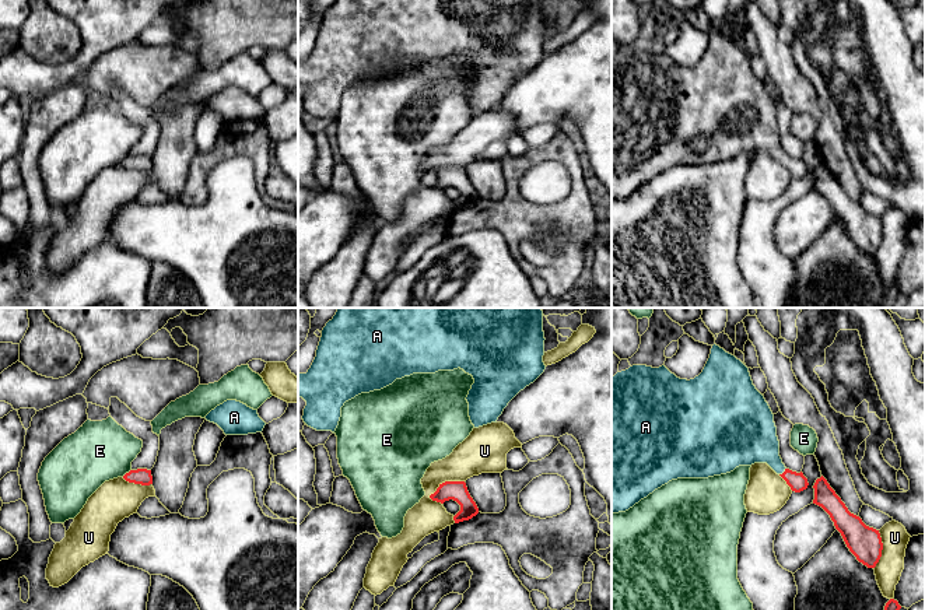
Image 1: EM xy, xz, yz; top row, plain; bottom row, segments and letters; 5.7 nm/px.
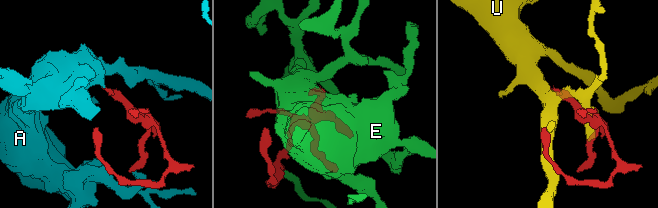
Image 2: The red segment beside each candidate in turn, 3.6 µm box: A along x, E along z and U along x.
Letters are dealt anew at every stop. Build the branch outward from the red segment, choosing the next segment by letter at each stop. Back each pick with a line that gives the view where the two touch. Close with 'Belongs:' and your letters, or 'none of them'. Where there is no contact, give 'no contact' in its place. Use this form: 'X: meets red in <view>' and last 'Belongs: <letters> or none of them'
A: meets red in yz
Belongs: A

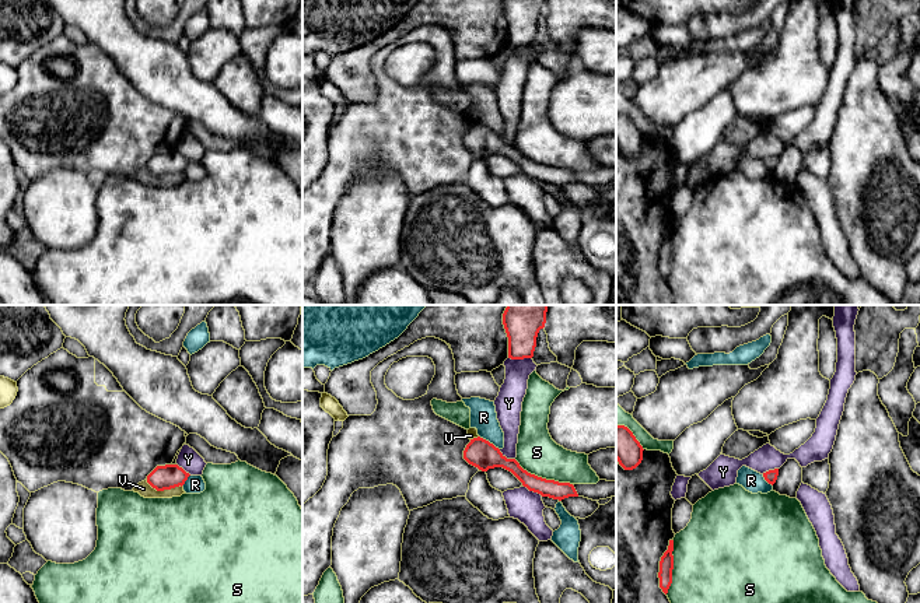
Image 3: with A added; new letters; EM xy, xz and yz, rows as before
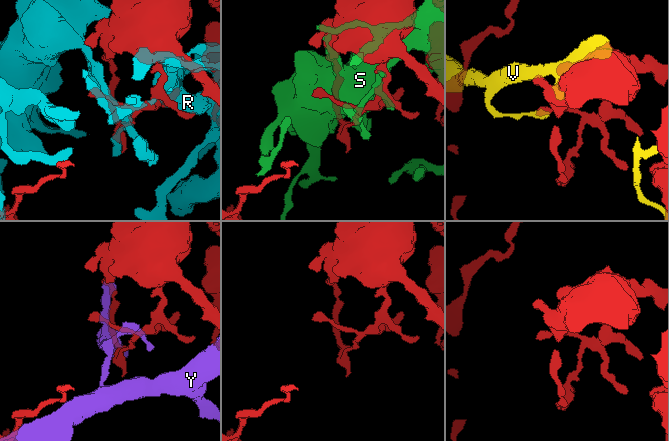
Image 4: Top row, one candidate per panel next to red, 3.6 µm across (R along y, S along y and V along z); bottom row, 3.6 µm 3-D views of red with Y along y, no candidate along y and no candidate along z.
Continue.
Belongs: none of them

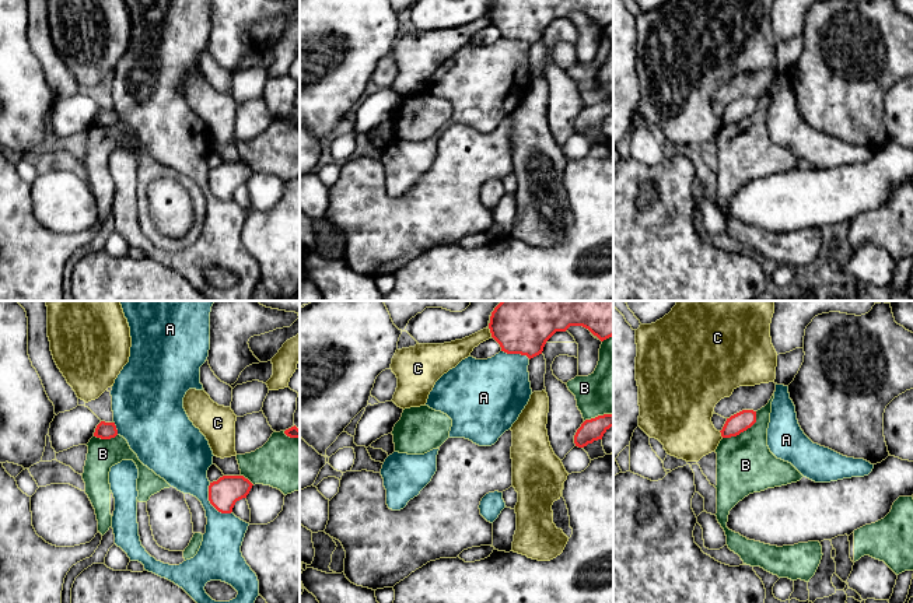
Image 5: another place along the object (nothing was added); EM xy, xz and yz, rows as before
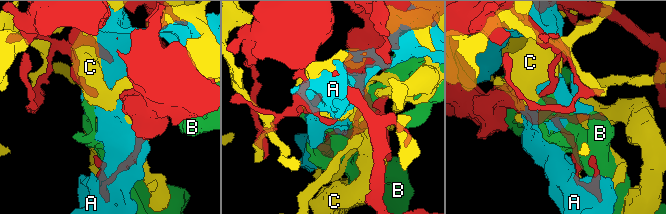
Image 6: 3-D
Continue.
Belongs: none of them

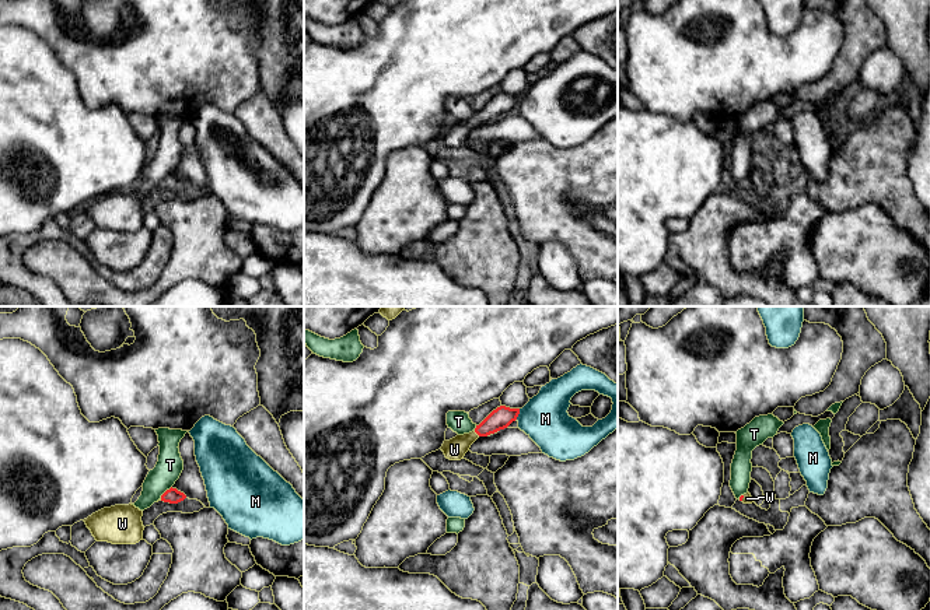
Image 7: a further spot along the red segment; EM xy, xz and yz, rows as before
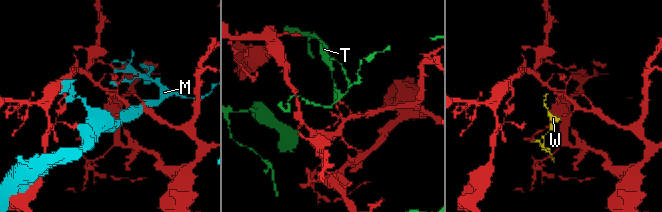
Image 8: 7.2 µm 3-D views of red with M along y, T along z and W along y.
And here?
W: meets red in xz
Belongs: W

